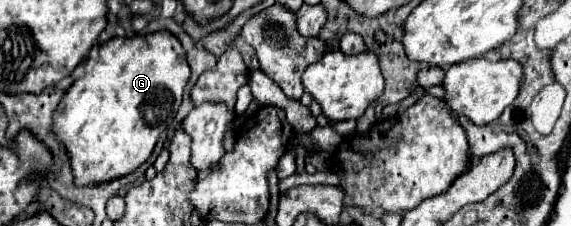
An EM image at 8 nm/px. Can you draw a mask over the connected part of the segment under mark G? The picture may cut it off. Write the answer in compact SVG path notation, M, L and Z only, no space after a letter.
M168 30L152 32L152 34L134 34L134 36L130 36L130 38L118 38L118 36L116 36L116 38L110 38L108 42L104 42L104 44L98 48L98 56L86 64L86 74L84 74L82 78L74 80L74 84L64 92L64 98L62 98L62 102L58 104L58 112L54 112L54 132L56 132L58 140L62 140L62 144L66 146L66 150L68 150L68 154L70 154L72 172L74 172L74 178L76 178L74 182L76 182L78 186L92 186L92 184L98 184L98 182L108 182L108 180L120 178L120 176L124 176L124 174L130 174L130 172L134 172L140 164L144 164L144 162L150 158L150 154L152 154L152 150L154 150L154 146L156 146L160 134L162 134L162 132L170 126L170 122L176 118L176 112L178 112L178 108L180 108L180 104L182 104L184 88L186 88L186 84L188 84L188 78L190 78L190 66L188 66L188 62L186 62L186 52L184 52L180 40L174 38L172 32L168 32Z

